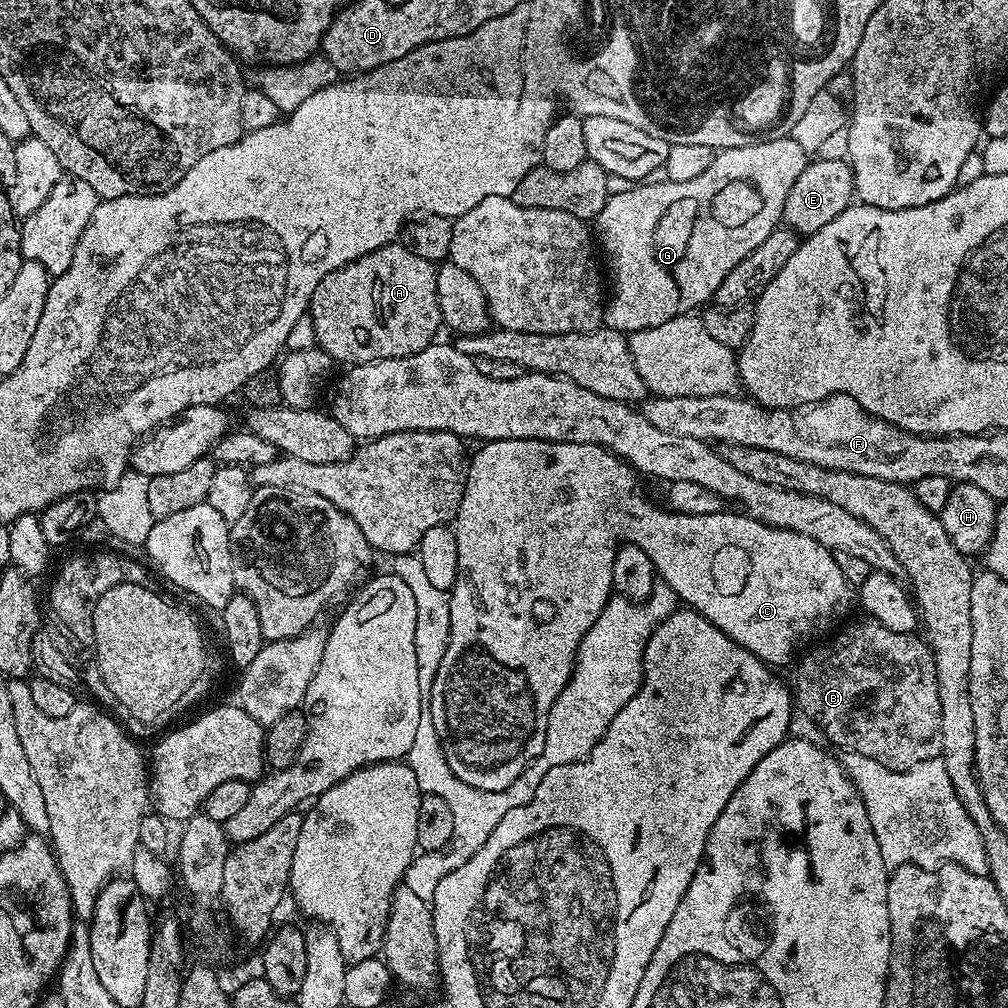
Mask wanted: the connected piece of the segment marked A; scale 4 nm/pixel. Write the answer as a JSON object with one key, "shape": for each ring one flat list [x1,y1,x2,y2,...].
{"shape":[[393,242,382,246,378,250,368,252,364,256,359,256,357,260,351,260,346,266,326,274,326,278,322,278,322,282,318,282,310,301,310,320,312,316,312,328,316,331,315,343,326,354,330,354,333,361,340,363,341,360,344,366,369,364,375,360,397,360,403,356,413,356,422,350,426,350,437,339,436,331,441,331,442,328,438,294,436,293,436,269,437,265,433,261,418,258,418,254,414,254,409,248,404,247,403,243]]}

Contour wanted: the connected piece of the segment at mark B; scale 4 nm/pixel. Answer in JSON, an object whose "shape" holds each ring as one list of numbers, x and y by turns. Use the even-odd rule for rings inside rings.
{"shape":[[863,619,846,625,833,640,825,639,820,642,825,644,817,643,799,657,794,700,799,711,805,712,822,729,826,740,837,744,840,750,857,752,874,758,874,762,882,762,890,770,905,772,922,762,937,759,942,753,942,710,936,663,932,649,923,639,919,640,919,635,886,630,876,620]]}

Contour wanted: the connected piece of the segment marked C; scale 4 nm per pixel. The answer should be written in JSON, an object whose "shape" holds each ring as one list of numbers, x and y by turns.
{"shape":[[490,440,481,443,479,447,476,457,473,460,471,457,467,465,464,497,459,510,454,513,454,531,458,542,458,574,449,598,449,642,445,653,440,657,440,665,434,674,432,693,426,702,448,769,462,782,466,782,466,786,474,786,483,792,506,790,506,786,513,784,527,770,529,764,542,754,543,723,548,710,571,676,572,663,576,660,576,651,586,630,594,624,598,614,602,614,606,602,613,595,616,549,620,541,640,547,650,561,655,575,667,584,683,603,685,600,688,603,685,605,691,611,705,616,715,628,722,630,736,644,740,644,748,652,753,652,759,660,769,666,784,664,792,655,795,657,801,651,800,643,808,646,817,638,823,637,823,632,835,622,836,616,846,615,848,607,854,604,853,585,848,584,846,578,842,578,842,570,838,570,838,562,834,562,832,552,814,542,814,538,785,528,771,528,768,524,758,522,736,510,725,510,718,514,686,514,665,510,663,507,655,508,640,489,642,480,636,469,619,460,615,454,606,451,602,446,552,444,549,440]]}

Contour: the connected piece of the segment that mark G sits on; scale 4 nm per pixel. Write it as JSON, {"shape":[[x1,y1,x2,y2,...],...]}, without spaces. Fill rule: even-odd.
{"shape":[[790,138,763,140,750,146,725,148,716,152,714,162,686,182,666,180,657,184,637,183,626,193,609,195,606,206,596,215,594,232,608,255,612,271,612,297,604,304,603,327,623,334,662,326,675,316,687,316,699,304,707,305,718,286,784,219,786,194,798,182,798,174,809,164,809,157]]}

